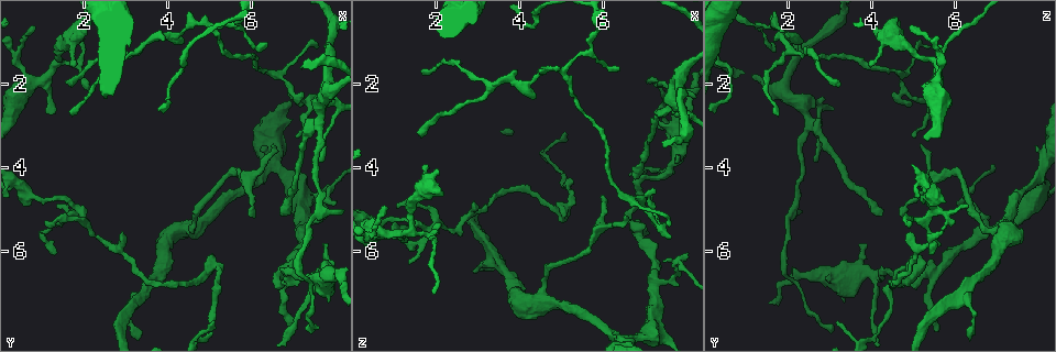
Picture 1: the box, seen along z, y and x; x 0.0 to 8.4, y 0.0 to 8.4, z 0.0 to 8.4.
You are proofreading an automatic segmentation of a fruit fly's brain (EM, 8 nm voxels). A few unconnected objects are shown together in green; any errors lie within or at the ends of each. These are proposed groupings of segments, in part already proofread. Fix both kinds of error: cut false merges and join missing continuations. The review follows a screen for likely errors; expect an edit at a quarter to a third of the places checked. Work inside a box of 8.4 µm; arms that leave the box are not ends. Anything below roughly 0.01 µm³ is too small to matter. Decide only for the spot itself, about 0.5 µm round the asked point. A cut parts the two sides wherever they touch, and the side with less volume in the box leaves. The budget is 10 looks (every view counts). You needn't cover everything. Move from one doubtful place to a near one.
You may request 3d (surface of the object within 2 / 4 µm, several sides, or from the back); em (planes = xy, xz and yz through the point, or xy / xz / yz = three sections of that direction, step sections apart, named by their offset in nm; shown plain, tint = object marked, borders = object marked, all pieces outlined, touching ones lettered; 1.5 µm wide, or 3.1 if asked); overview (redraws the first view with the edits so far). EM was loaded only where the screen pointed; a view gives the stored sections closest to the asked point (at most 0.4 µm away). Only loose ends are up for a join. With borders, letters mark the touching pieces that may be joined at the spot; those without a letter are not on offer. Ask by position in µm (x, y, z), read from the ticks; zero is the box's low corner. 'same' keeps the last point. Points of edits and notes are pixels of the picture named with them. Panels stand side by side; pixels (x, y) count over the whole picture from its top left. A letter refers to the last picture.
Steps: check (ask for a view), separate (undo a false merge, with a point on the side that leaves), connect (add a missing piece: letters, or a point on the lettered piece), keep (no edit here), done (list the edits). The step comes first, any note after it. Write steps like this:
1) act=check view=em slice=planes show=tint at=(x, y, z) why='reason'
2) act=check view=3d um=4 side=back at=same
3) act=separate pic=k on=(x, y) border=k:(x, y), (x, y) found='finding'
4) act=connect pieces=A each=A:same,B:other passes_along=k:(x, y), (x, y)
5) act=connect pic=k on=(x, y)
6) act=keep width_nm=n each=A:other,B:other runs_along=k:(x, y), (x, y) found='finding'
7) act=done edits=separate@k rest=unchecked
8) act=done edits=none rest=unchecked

act=check view=em slice=yz step=4 show=borders at=(2.90, 5.55, 4.95) why='branch stops here'

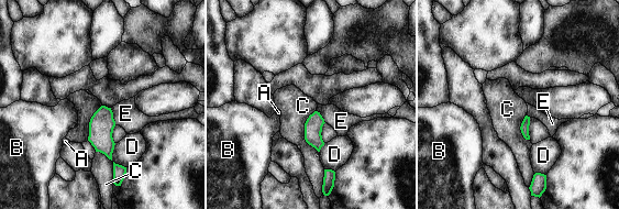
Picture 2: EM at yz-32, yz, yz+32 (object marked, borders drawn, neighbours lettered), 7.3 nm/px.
act=keep longest_contact=C:320nm each=A:other,B:other,C:other,D:other,E:other border=2:(314, 110), (305, 140), (319, 152) found='none of them fits'

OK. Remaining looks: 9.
act=check view=3d um=2 at=(7.10, 7.85, 5.60) why='thin end'

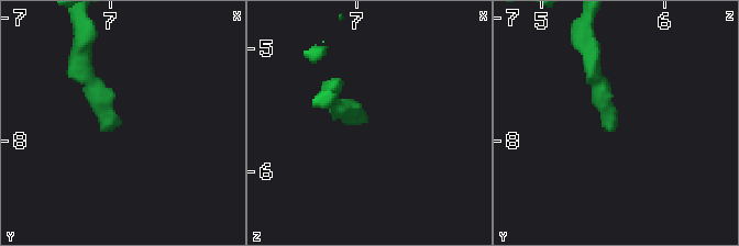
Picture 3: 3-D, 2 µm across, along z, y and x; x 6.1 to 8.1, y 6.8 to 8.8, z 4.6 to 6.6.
act=check view=em slice=planes show=tint at=(7.06, 7.86, 5.58)

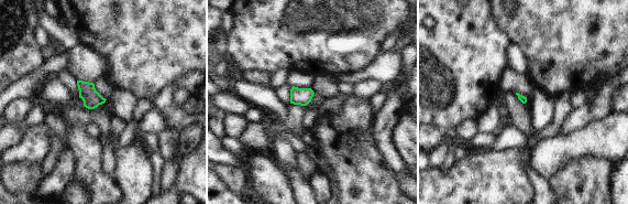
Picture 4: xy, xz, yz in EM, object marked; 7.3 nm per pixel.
act=check view=em slice=planes show=borders at=same why='what lies round it'

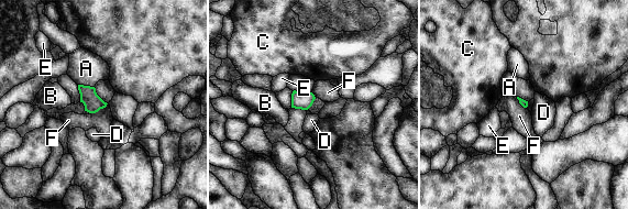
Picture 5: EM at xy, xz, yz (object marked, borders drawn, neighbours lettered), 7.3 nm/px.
act=keep each=A:other,B:other,C:other,D:other,E:other,F:other border=5:(107, 103), (91, 113) found='none of them fits'

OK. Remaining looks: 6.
act=check view=em slice=planes show=borders at=(6.50, 3.45, 5.15) why='an open end'

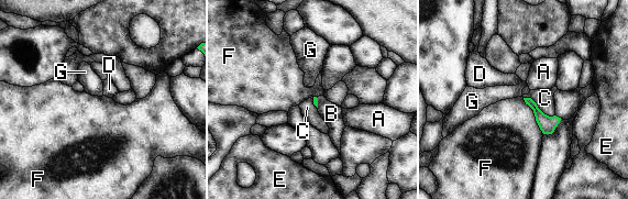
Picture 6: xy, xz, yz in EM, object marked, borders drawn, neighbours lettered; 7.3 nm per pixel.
act=keep each=A:other,B:other,C:other,D:other,E:other,F:other,G:other border=6:(524, 97), (554, 115) found='no lettered piece goes on from it'

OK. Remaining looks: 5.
act=check view=3d um=4 side=back at=(4.40, 1.00, 2.30) why='branch stops here'

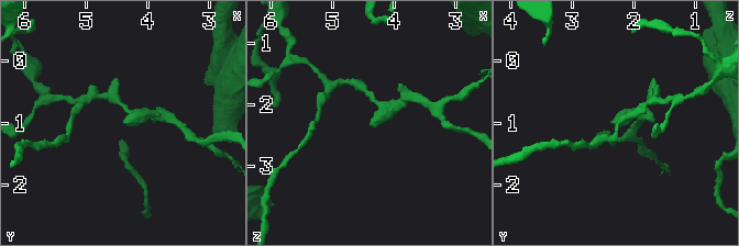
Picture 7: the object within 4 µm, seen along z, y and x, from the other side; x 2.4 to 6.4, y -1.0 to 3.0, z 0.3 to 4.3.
act=check view=em slice=planes show=borders at=(4.40, 1.00, 2.30) why='now the EM'

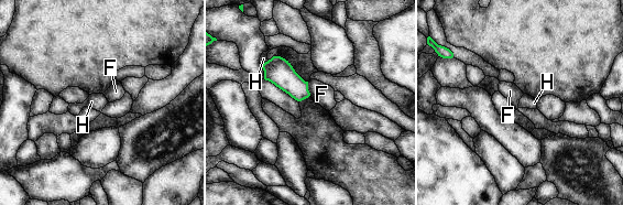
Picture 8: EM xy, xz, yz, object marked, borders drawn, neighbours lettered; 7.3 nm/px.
act=keep each=F:other,H:other border=8:(307, 82), (310, 95) found='none of them fits'

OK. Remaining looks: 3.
act=done edits=none rest=unchecked

